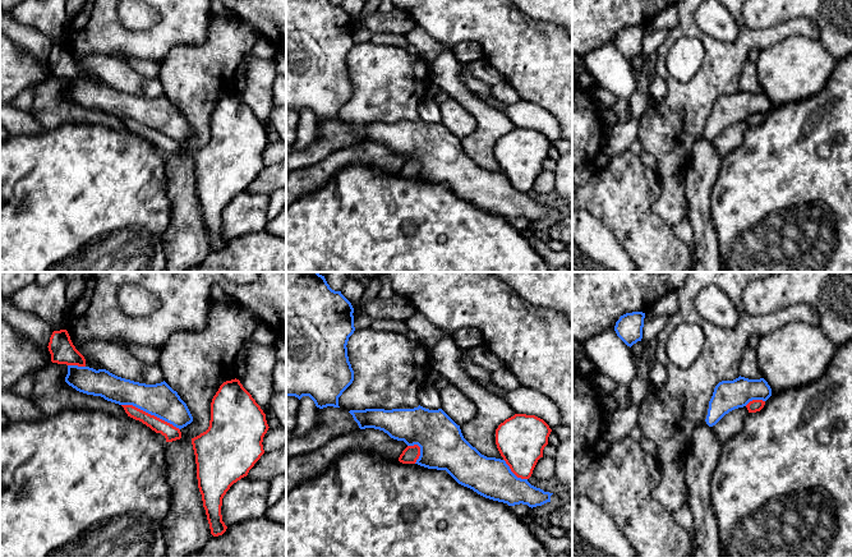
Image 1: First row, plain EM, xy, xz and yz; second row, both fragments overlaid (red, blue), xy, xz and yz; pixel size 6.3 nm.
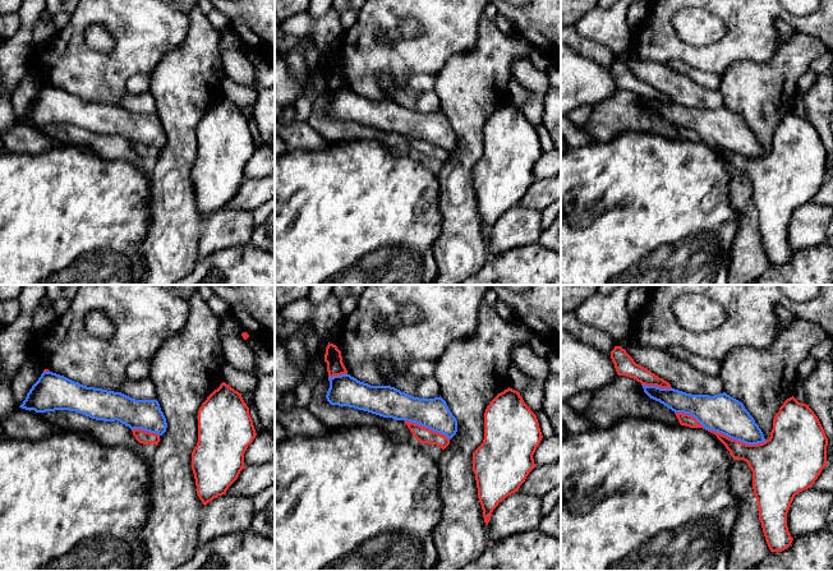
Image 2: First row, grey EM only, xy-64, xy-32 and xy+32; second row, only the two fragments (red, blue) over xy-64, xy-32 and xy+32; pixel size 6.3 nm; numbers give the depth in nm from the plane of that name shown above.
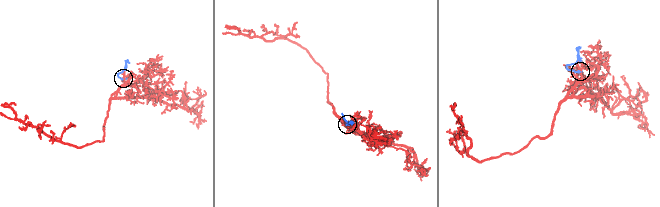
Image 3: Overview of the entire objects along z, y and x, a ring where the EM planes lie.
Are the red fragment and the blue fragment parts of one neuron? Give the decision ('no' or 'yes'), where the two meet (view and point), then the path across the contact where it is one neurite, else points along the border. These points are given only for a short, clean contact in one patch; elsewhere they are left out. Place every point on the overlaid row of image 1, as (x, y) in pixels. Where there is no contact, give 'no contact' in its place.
no; contact xy (150, 414)

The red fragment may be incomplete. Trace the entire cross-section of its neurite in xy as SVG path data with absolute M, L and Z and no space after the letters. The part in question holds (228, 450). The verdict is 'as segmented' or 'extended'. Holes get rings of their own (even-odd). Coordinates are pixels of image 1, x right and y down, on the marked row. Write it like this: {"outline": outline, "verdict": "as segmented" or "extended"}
{"outline": "M239 379L226 381L220 386L211 402L208 429L192 438L198 488L213 537L222 535L227 529L221 515L224 496L234 483L248 475L264 454L262 442L268 428L266 414Z", "verdict": "as segmented"}

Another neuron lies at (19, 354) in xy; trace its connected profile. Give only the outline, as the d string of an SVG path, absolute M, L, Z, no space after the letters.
M0 318L0 392L9 390L23 376L38 373L50 364L49 347L40 346Z

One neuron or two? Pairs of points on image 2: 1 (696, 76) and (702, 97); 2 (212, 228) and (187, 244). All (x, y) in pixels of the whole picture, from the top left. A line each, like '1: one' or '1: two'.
1: two
2: two

